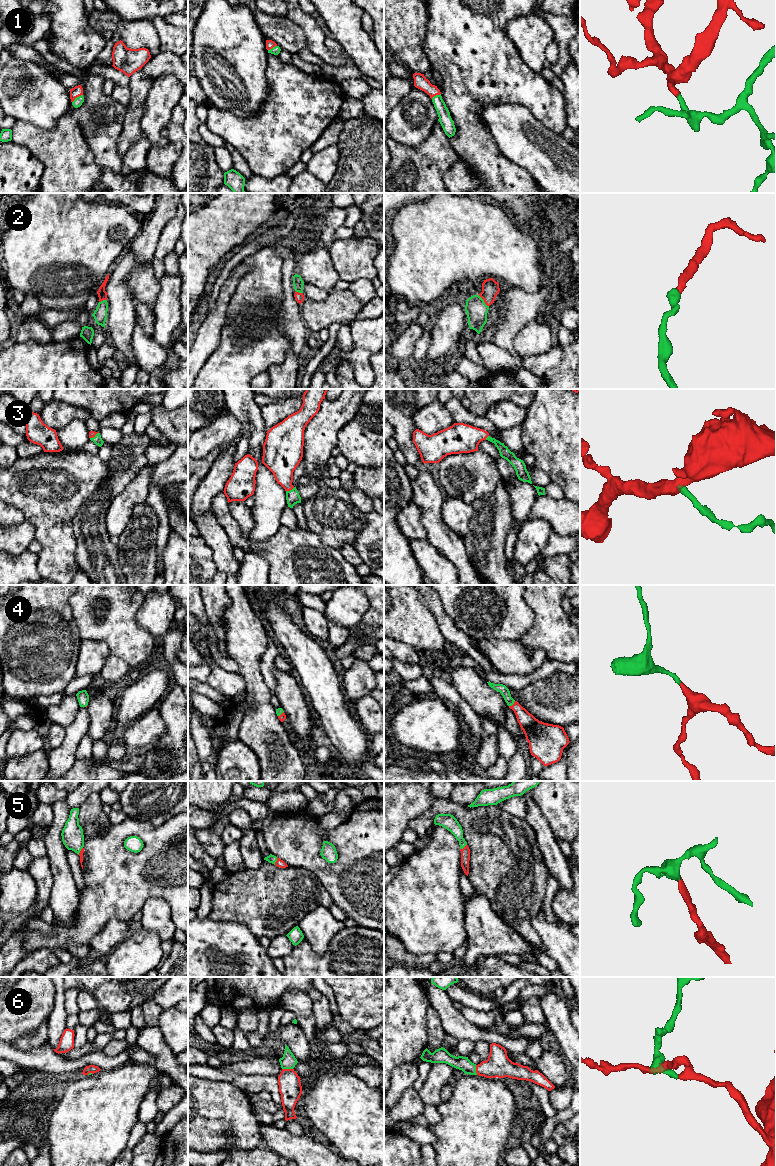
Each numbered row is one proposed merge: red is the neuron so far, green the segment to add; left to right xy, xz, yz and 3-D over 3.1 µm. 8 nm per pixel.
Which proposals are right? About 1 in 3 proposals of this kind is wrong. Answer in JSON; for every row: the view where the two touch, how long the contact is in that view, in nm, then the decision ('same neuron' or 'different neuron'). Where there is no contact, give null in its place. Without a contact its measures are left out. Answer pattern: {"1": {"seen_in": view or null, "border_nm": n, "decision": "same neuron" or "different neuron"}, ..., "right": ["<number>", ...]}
{"1": {"seen_in": "xy", "border_nm": 110, "decision": "same neuron"}, "2": {"seen_in": "yz", "border_nm": 130, "decision": "same neuron"}, "3": {"seen_in": "xz", "border_nm": 80, "decision": "same neuron"}, "4": {"seen_in": "yz", "border_nm": 70, "decision": "same neuron"}, "5": {"seen_in": "xz", "border_nm": 70, "decision": "same neuron"}, "6": {"seen_in": "xz", "border_nm": 90, "decision": "same neuron"}, "right": ["1", "2", "3", "4", "5", "6"]}

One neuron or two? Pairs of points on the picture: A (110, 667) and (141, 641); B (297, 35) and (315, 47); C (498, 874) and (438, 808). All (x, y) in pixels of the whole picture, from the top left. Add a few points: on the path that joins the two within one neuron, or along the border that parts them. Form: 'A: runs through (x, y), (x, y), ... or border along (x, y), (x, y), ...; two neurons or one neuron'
A: border along (111, 653), (121, 658), (131, 668); two neurons
B: border along (294, 22), (303, 30), (308, 49); two neurons
C: runs through (498, 854), (458, 813); one neuron

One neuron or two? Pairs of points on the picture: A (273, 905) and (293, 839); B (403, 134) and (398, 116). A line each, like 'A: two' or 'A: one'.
A: two
B: one

